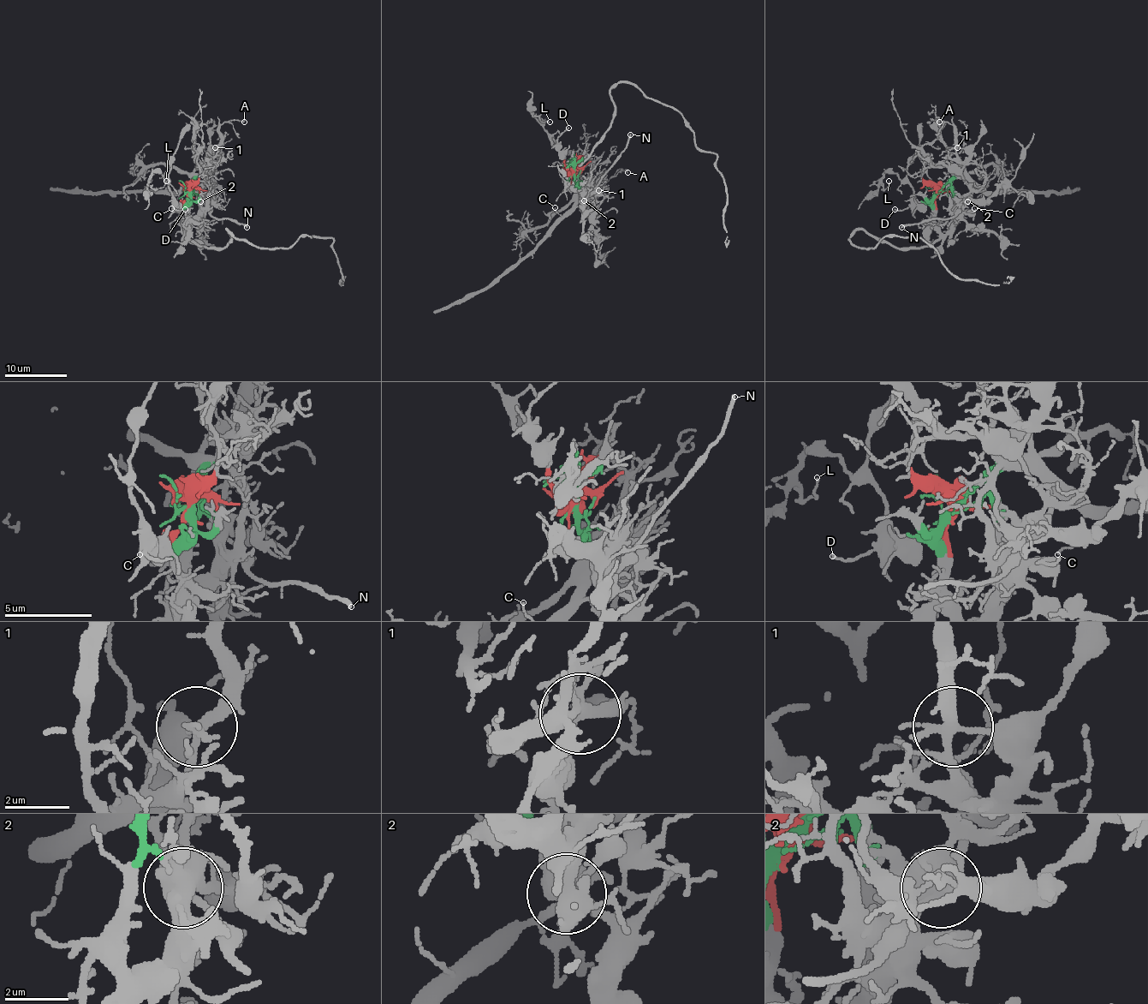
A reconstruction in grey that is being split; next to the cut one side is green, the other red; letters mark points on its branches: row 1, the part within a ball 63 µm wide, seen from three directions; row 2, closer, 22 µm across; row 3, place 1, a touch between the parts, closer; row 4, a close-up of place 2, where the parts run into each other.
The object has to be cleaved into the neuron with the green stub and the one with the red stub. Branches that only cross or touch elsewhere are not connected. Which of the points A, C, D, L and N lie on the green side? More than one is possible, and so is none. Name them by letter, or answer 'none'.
A, C, N

